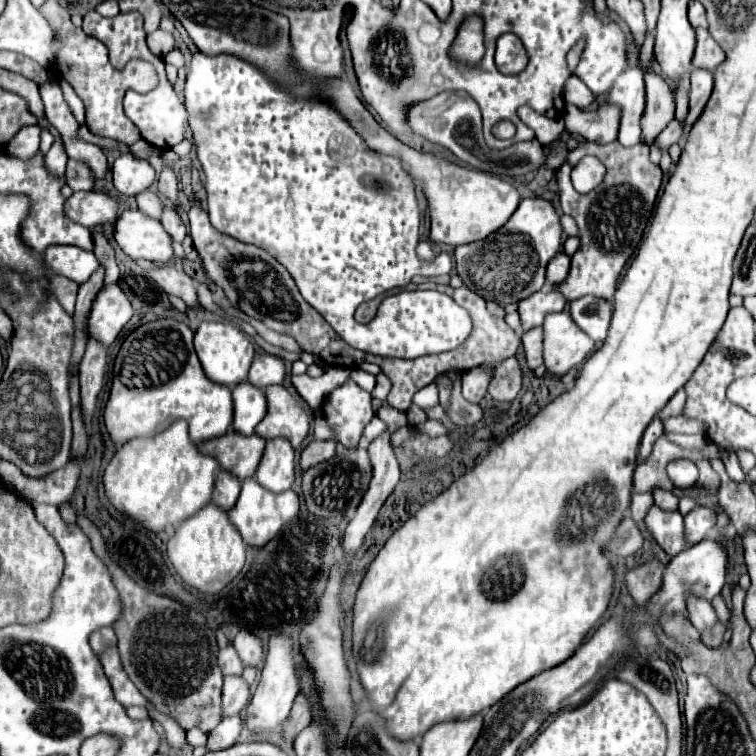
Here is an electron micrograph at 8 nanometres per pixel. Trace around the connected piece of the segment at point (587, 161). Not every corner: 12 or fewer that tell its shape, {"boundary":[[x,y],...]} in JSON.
{"boundary":[[582,158],[572,170],[578,192],[590,192],[604,180],[596,158]]}

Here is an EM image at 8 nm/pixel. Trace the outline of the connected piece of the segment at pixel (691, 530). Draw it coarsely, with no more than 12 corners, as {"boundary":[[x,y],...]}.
{"boundary":[[696,506],[684,516],[688,544],[706,538],[716,522],[714,510]]}

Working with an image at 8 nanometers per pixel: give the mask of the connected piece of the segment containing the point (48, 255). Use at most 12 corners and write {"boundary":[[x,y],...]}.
{"boundary":[[48,246],[42,262],[82,284],[98,268],[94,252]]}

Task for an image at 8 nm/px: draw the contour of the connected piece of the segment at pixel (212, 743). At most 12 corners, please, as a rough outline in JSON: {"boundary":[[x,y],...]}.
{"boundary":[[240,714],[224,718],[208,734],[208,750],[224,750],[238,742]]}

